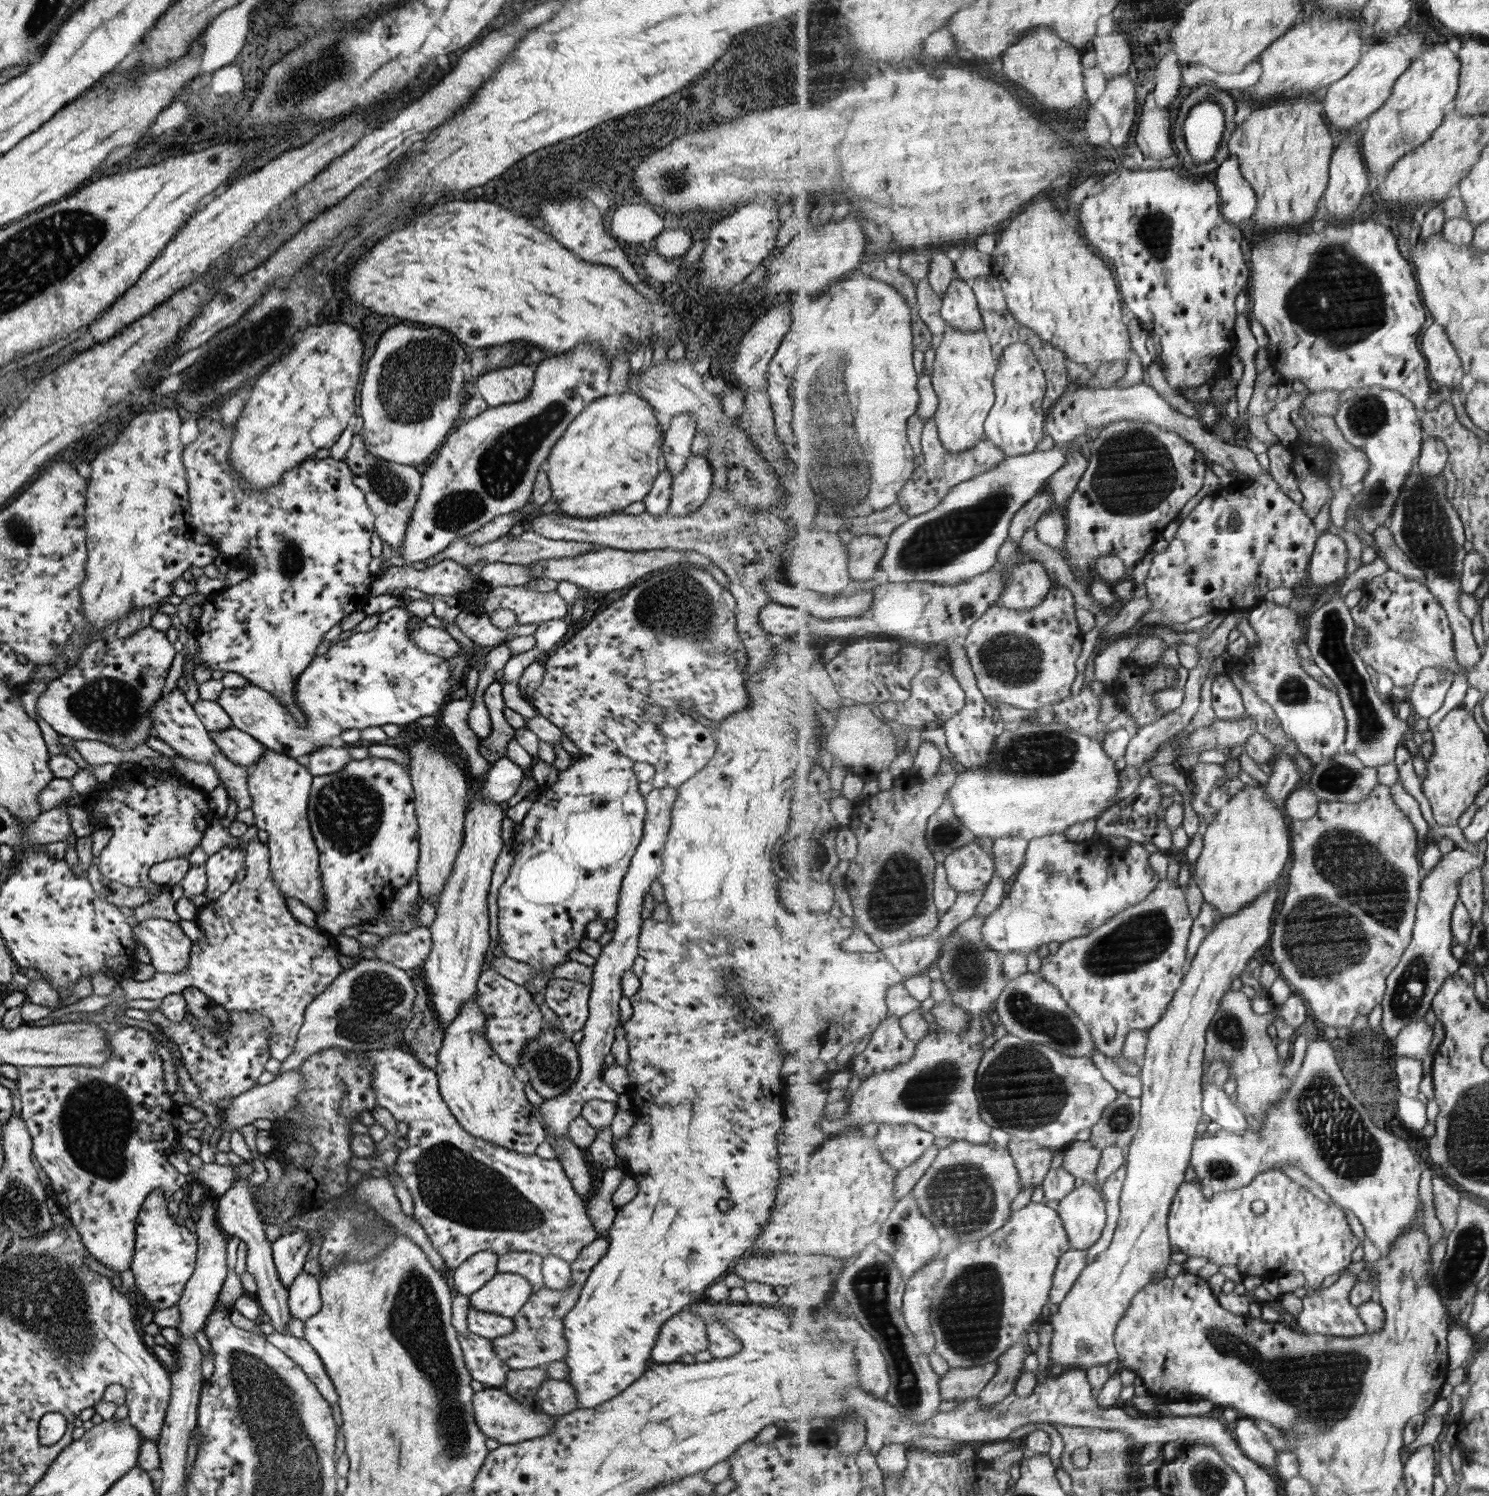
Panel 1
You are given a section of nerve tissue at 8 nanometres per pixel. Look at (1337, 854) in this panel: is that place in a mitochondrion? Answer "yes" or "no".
yes

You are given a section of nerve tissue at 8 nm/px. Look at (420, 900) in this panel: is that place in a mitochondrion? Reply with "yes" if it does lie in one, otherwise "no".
no

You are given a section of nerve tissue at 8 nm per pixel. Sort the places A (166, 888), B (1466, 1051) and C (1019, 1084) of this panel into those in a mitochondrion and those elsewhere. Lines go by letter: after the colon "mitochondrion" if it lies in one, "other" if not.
A: other
B: other
C: mitochondrion

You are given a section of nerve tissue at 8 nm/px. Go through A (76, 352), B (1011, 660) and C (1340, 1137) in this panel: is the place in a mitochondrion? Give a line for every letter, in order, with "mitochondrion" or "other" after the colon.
A: other
B: mitochondrion
C: mitochondrion

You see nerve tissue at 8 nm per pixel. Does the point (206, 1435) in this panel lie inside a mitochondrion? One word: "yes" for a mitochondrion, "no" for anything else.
no

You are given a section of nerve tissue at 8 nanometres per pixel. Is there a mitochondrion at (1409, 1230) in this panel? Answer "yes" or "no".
no

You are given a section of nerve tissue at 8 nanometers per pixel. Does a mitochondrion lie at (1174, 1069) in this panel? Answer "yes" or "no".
no

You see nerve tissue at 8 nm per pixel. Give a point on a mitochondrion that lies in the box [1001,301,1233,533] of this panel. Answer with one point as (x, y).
(1123, 451)

